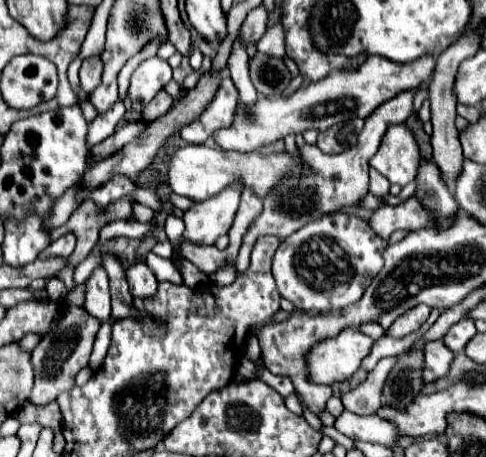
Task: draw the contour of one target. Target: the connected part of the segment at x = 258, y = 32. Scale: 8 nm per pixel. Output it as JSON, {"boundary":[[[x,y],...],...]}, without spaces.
{"boundary":[[[259,5],[257,9],[253,9],[247,15],[247,19],[241,25],[239,39],[243,41],[243,45],[247,47],[249,43],[257,43],[265,33],[265,25],[267,25],[267,9],[263,5]]]}

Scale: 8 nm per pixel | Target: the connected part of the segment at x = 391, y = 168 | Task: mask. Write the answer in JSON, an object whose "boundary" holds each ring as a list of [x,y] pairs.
{"boundary":[[[407,123],[391,125],[379,145],[379,151],[369,161],[373,169],[377,169],[383,177],[401,187],[415,179],[419,163],[419,141],[415,137],[415,131]]]}

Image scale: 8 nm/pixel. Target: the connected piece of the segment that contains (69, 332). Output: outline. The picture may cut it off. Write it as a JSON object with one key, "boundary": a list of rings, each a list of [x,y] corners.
{"boundary":[[[69,307],[63,313],[63,321],[61,325],[47,333],[39,345],[31,351],[31,365],[35,369],[35,385],[33,385],[33,393],[29,397],[29,403],[35,405],[49,405],[51,401],[55,401],[59,397],[59,393],[67,393],[75,387],[75,375],[87,365],[89,355],[91,355],[91,347],[95,341],[95,333],[99,331],[101,323],[91,317],[83,307]]]}

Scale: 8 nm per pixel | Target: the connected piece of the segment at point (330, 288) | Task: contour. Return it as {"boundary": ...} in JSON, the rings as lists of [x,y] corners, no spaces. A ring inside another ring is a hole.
{"boundary":[[[341,211],[323,215],[283,239],[277,247],[273,257],[277,291],[297,309],[317,313],[353,305],[363,297],[373,277],[381,271],[385,247],[385,241],[375,235],[365,219]]]}

